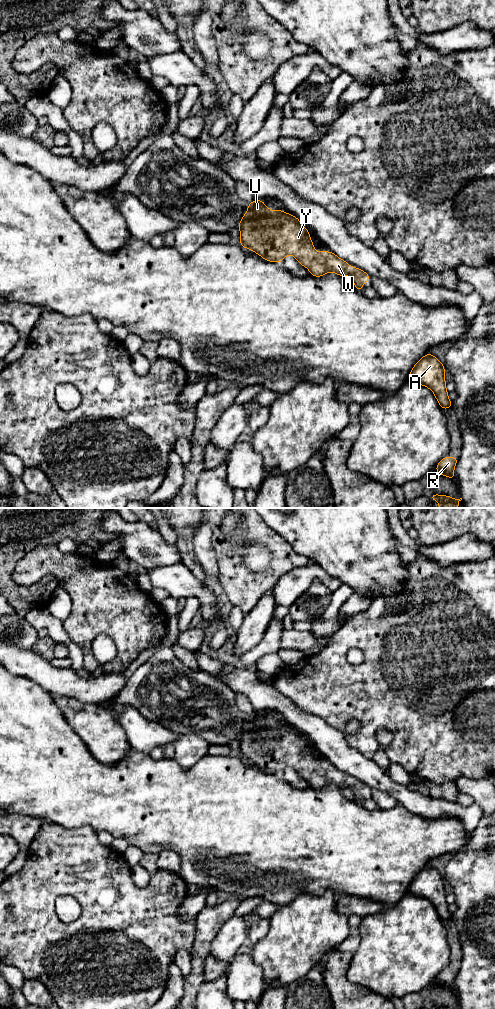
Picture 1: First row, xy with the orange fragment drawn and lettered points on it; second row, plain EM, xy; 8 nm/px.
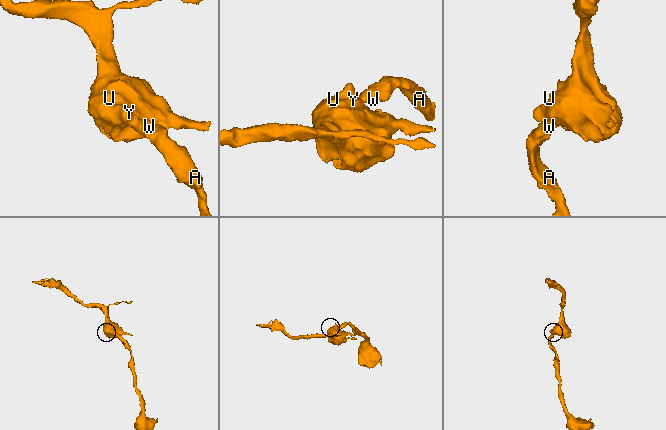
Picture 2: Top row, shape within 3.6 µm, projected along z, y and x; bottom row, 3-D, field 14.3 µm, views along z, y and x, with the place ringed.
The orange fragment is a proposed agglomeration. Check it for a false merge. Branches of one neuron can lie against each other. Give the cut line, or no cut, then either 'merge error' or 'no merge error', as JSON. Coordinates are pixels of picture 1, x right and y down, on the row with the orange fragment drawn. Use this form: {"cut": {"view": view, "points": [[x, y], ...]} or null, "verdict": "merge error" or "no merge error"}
{"cut": null, "verdict": "no merge error"}

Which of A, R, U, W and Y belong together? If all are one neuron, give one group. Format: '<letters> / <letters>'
A R U W Y

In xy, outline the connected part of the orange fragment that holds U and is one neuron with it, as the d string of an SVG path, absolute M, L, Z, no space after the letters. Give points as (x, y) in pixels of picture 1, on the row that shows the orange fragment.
M262 200L248 204L247 212L237 228L241 234L241 246L266 261L282 263L287 255L292 255L315 277L328 272L350 276L358 291L371 278L365 271L352 268L332 252L317 252L309 231L301 225L298 218L280 209L267 208Z

